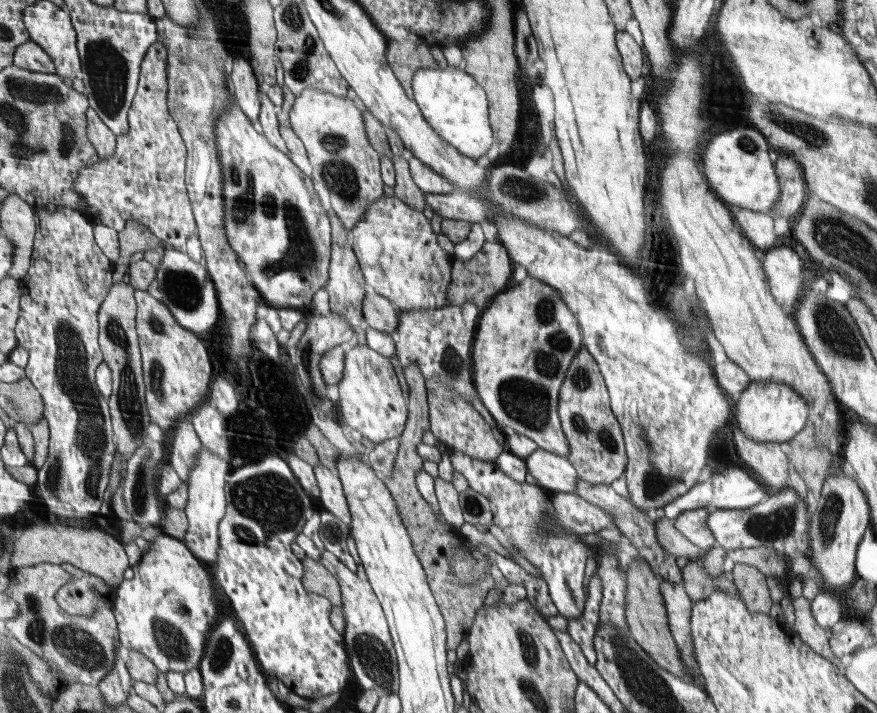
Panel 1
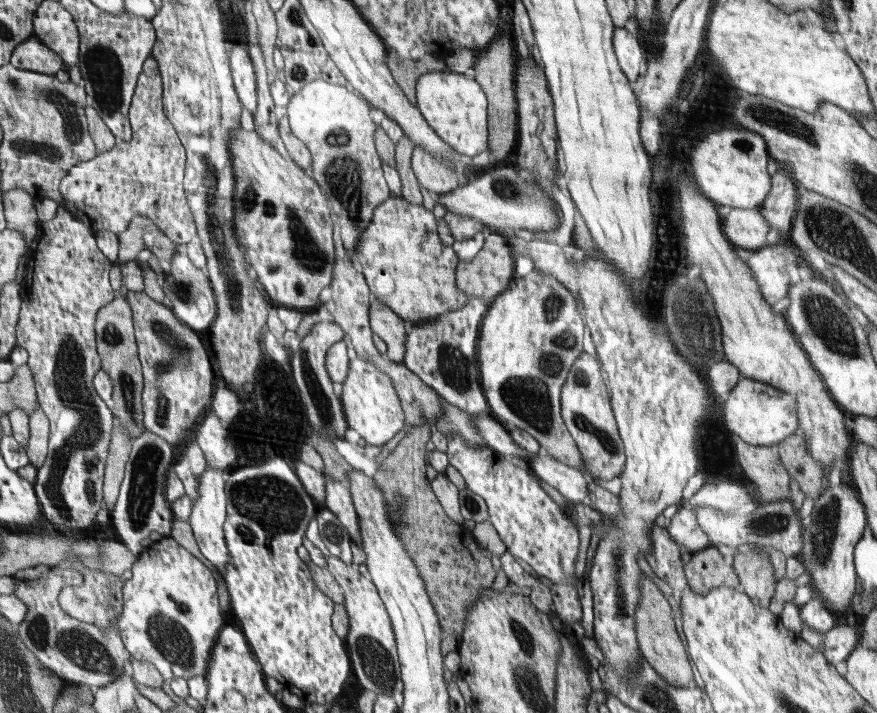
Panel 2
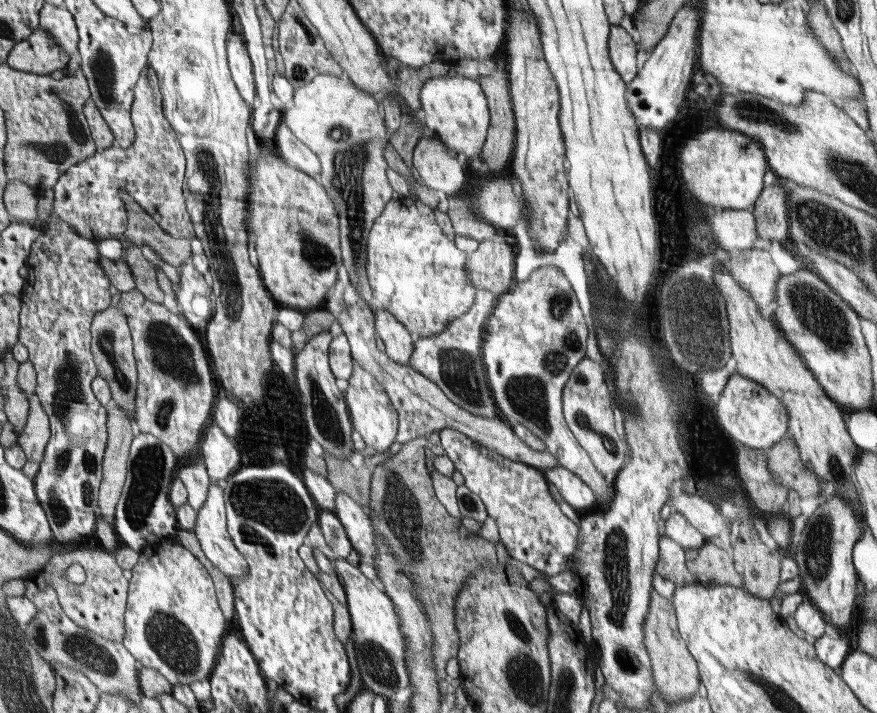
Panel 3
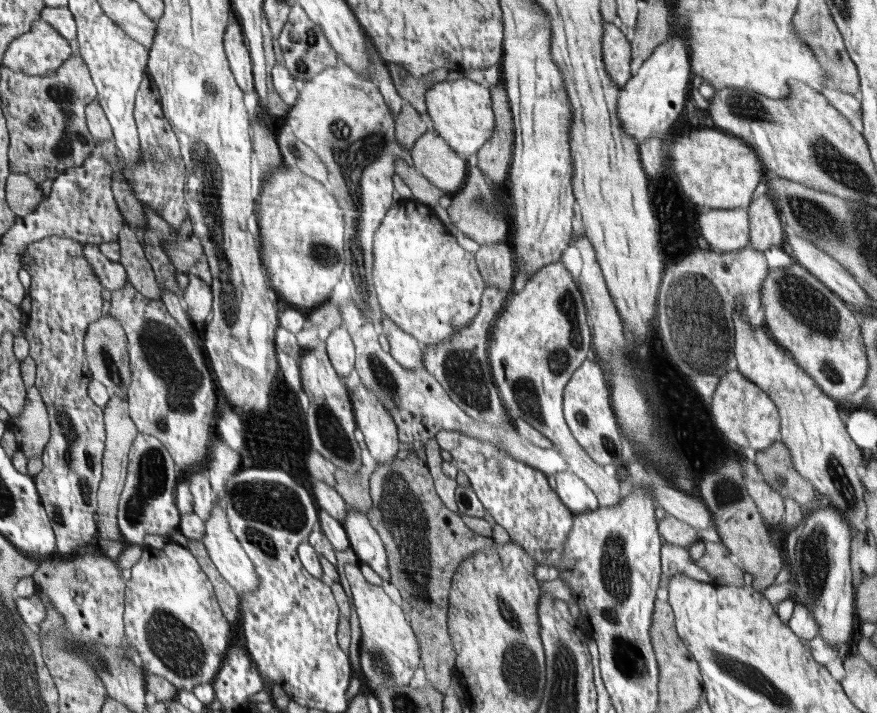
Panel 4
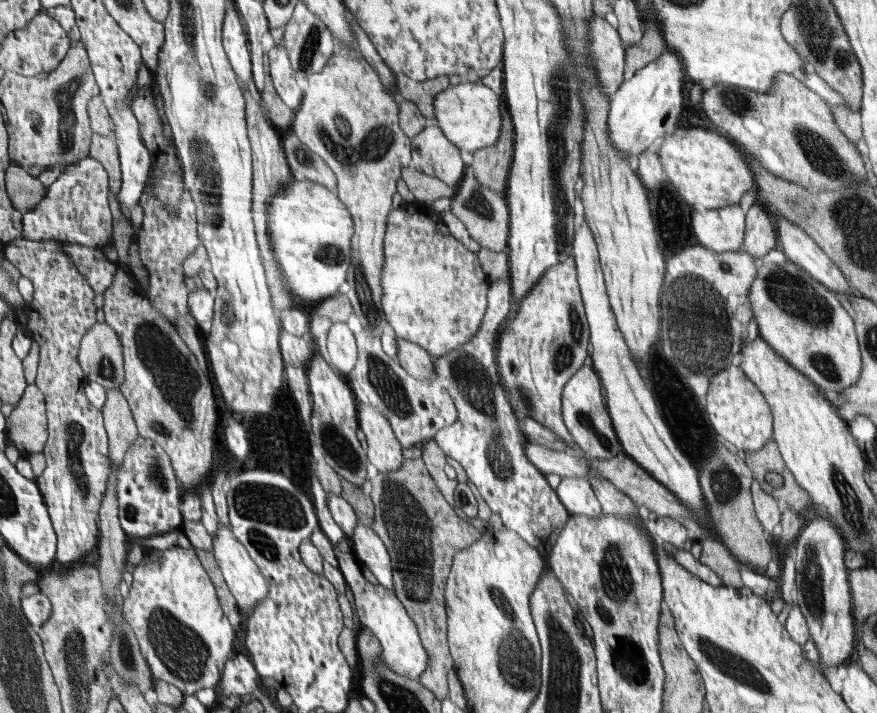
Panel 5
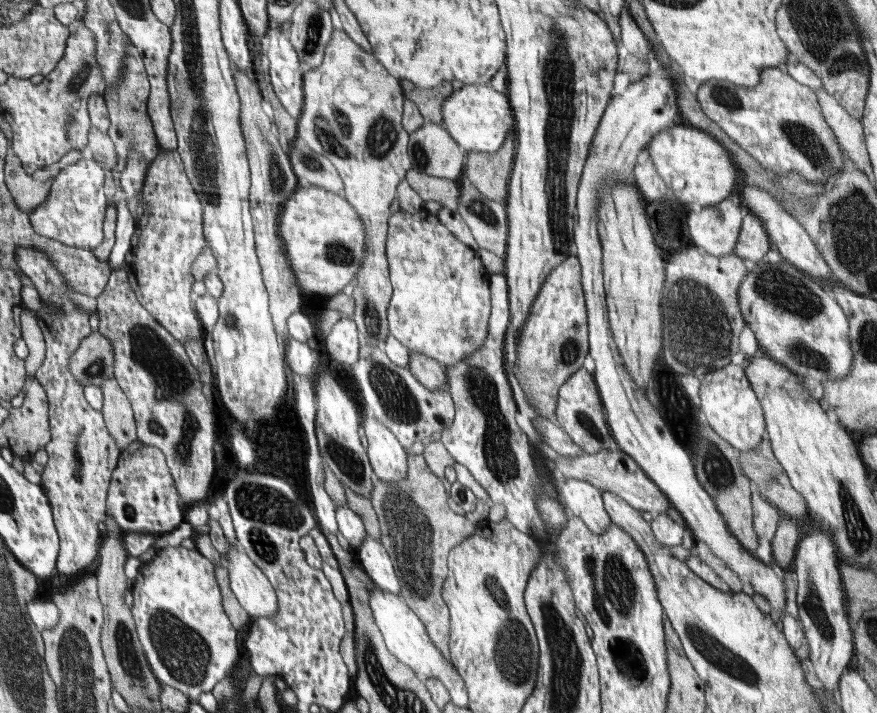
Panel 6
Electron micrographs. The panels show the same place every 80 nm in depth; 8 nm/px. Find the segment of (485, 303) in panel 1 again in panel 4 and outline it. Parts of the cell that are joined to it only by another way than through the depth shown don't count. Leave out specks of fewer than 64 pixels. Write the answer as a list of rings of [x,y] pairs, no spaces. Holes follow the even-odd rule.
[[[506,243],[481,244],[474,255],[486,284],[510,292],[514,280],[514,254]]]

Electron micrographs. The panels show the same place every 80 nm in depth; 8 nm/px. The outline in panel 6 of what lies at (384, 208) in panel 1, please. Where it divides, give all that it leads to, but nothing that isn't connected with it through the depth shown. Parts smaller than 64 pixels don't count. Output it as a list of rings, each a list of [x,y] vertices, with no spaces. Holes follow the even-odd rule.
[[[423,208],[421,214],[408,214],[408,212],[394,212],[389,218],[388,240],[385,242],[385,253],[389,261],[389,280],[393,285],[393,296],[389,302],[387,310],[387,319],[389,322],[389,332],[392,333],[404,346],[407,346],[412,353],[422,353],[434,360],[437,360],[442,366],[448,368],[450,365],[464,361],[470,353],[477,352],[485,344],[485,338],[489,334],[490,312],[490,293],[488,290],[490,280],[484,270],[484,263],[481,257],[472,247],[458,239],[452,231],[447,228],[436,216],[432,216]]]

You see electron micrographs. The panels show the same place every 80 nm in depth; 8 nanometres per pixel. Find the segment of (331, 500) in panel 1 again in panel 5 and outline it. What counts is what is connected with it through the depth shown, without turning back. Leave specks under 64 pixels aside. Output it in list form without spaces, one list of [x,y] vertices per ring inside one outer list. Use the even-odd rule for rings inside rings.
[[[358,520],[349,541],[352,546],[352,554],[360,563],[361,568],[368,568],[380,585],[394,590],[389,552],[383,540],[373,531],[373,528],[360,523]]]

